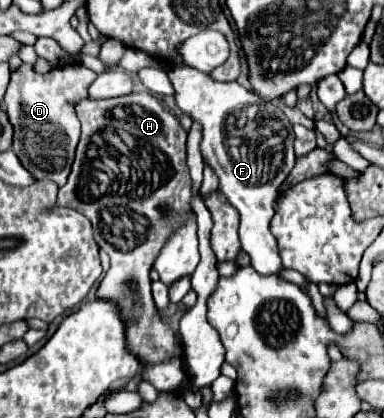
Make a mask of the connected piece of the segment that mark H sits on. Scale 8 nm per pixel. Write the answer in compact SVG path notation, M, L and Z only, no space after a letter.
M130 93L114 99L82 99L76 105L76 115L82 123L82 137L76 149L76 159L68 183L58 191L58 203L84 213L94 227L94 239L110 255L110 269L102 279L96 297L112 301L120 309L124 323L126 349L148 367L154 367L172 357L182 357L178 331L168 327L150 293L150 269L168 241L168 237L184 225L192 213L192 179L186 165L186 129L180 121L164 109L164 105L150 93Z

